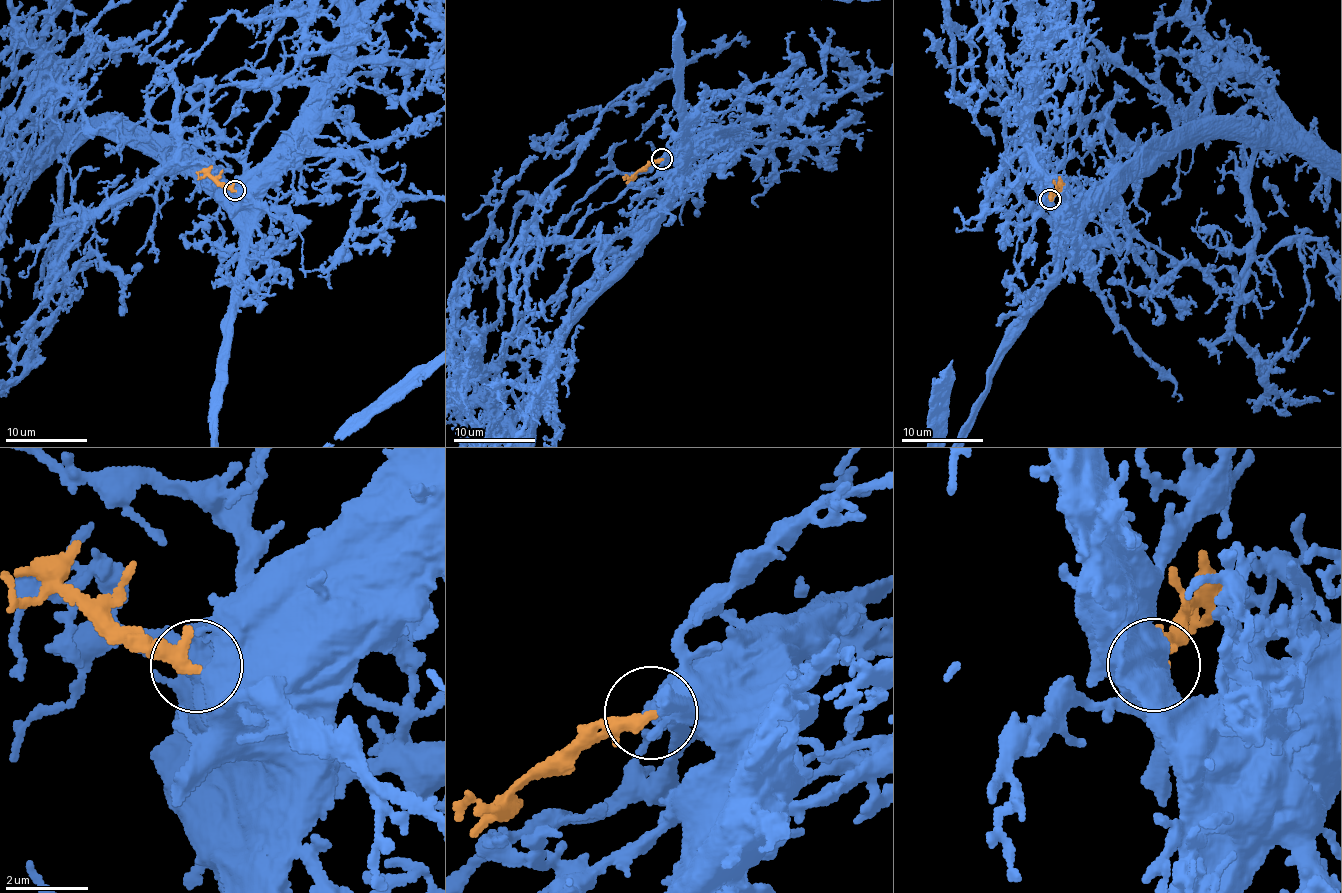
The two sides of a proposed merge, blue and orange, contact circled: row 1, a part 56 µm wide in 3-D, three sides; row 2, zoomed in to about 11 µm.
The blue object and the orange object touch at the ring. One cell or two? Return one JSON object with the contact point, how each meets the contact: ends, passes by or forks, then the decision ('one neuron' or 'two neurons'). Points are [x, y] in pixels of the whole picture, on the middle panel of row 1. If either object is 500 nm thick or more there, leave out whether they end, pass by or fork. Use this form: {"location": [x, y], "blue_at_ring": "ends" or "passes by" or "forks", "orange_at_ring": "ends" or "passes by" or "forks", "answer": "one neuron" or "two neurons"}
{"location": [662, 159], "answer": "one neuron"}

